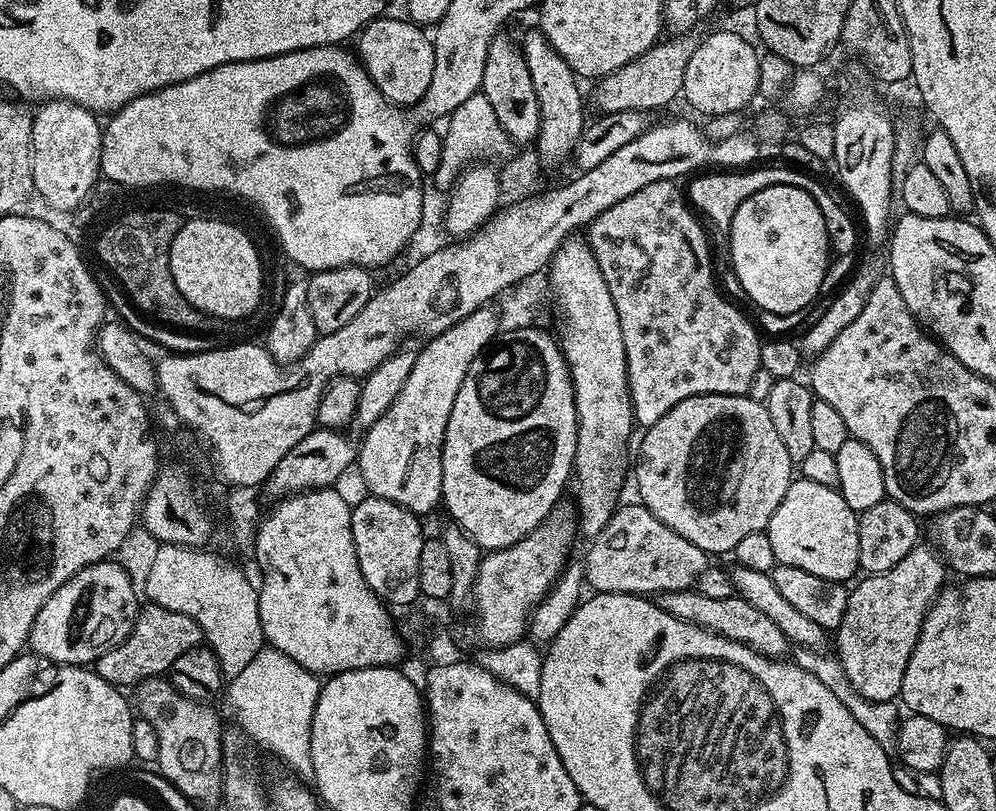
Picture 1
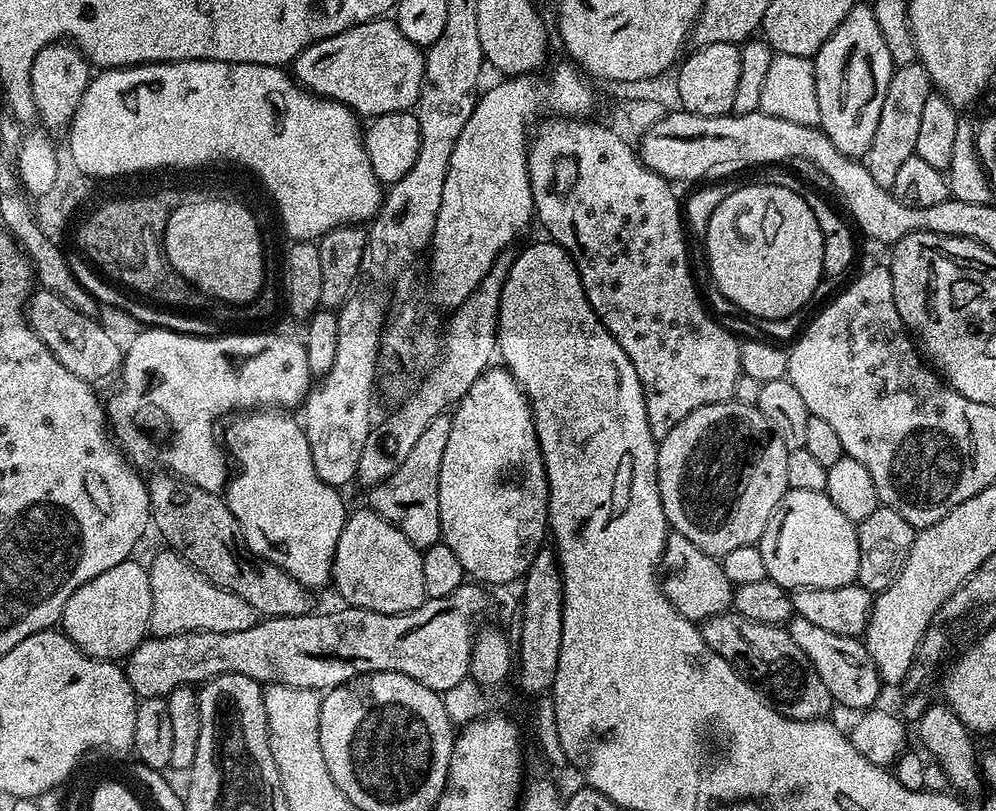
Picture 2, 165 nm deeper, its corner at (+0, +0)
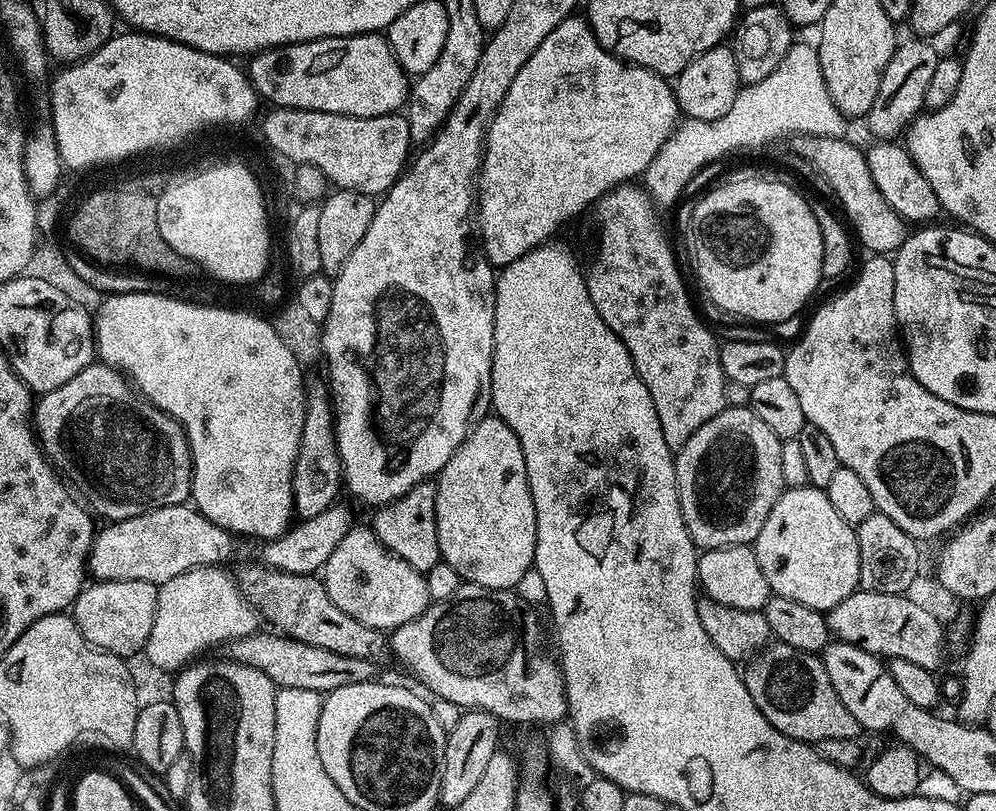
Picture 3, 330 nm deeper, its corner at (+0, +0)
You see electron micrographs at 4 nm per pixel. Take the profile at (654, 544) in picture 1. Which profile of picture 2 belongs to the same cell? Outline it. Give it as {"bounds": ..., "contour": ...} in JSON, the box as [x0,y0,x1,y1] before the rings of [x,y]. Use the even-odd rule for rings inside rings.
{"bounds":[662,531,734,622],"contour":[[[669,531],[664,547],[662,587],[674,610],[693,622],[703,622],[732,608],[734,586],[726,578],[723,563],[717,557],[698,550],[690,538],[682,538],[682,534],[674,531]]]}

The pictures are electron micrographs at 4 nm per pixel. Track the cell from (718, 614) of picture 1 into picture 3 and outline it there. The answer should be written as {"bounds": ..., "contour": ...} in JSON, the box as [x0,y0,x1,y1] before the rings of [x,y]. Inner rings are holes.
{"bounds":[742,642,862,745],"contour":[[[769,642],[743,665],[742,675],[754,706],[762,710],[766,722],[787,737],[815,745],[822,738],[850,738],[856,740],[862,729],[859,722],[842,706],[842,698],[830,686],[823,659],[815,652],[794,650],[779,642]]]}

